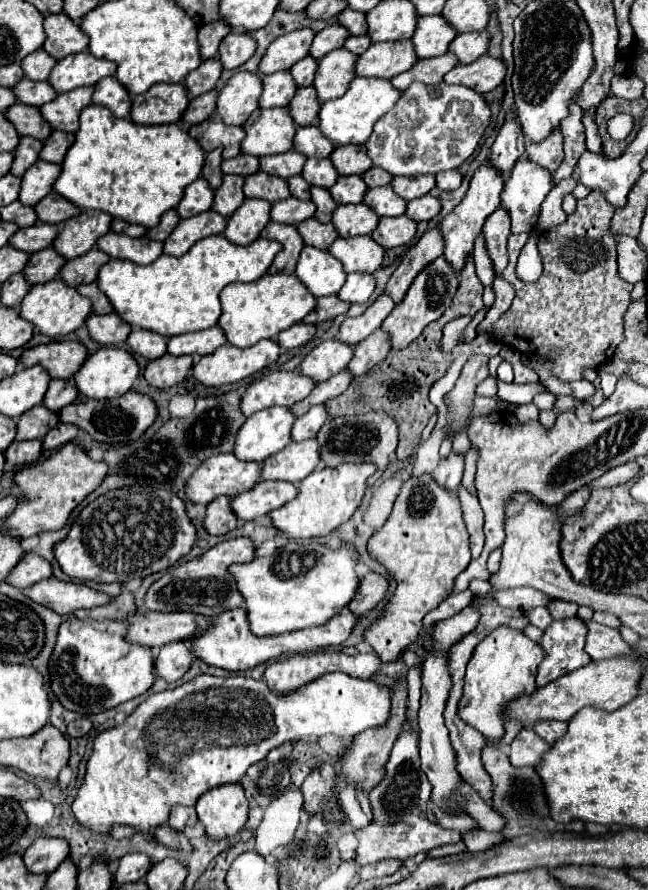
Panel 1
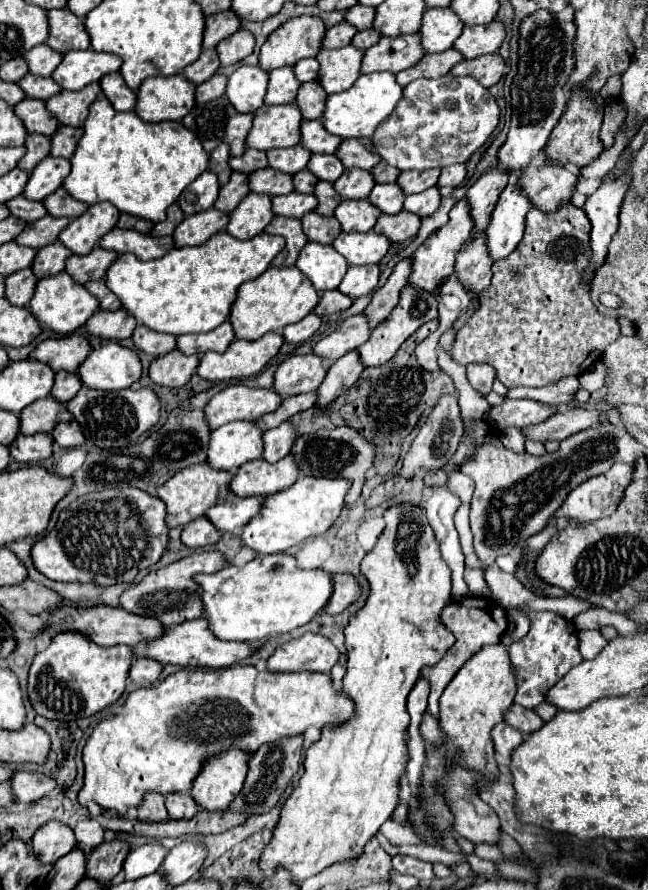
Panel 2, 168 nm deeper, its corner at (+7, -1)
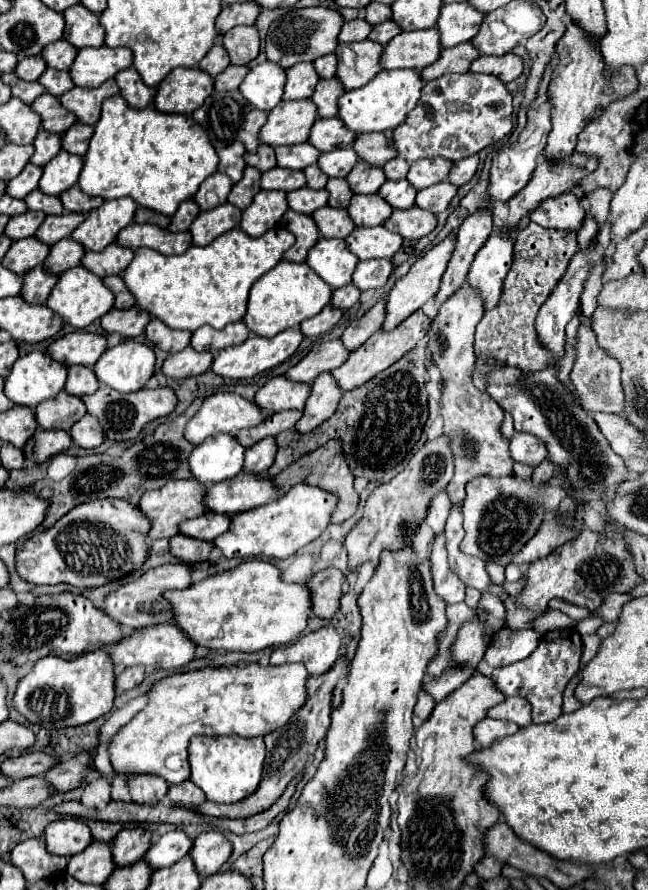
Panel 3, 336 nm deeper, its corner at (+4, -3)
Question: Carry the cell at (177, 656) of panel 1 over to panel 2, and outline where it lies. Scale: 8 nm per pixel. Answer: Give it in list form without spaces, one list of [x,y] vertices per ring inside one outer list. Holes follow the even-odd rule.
[[[148,657],[136,659],[132,663],[132,667],[130,667],[130,679],[138,687],[150,687],[150,685],[154,685],[158,681],[162,669],[164,669],[164,665],[156,663],[156,661],[150,661]]]

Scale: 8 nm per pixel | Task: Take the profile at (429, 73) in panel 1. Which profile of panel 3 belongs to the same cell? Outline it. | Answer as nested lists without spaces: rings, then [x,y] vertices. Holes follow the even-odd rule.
[[[467,41],[467,43],[459,45],[459,47],[449,47],[447,51],[441,53],[441,57],[435,63],[427,65],[421,71],[421,77],[423,77],[423,81],[431,81],[431,79],[437,79],[437,77],[441,77],[445,73],[467,73],[471,63],[479,55],[481,55],[479,49],[471,41]]]

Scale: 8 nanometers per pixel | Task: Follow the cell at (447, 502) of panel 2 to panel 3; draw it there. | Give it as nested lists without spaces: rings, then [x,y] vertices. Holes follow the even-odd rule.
[[[437,535],[431,545],[431,575],[433,575],[433,587],[435,593],[447,603],[461,603],[465,599],[465,585],[447,565],[447,551],[443,545],[443,535]]]

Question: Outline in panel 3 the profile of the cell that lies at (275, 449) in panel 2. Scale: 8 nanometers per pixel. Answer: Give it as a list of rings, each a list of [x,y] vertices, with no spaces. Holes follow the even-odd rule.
[[[261,439],[259,443],[255,443],[255,447],[247,447],[245,449],[245,471],[247,473],[263,473],[267,471],[273,461],[275,461],[275,439]]]

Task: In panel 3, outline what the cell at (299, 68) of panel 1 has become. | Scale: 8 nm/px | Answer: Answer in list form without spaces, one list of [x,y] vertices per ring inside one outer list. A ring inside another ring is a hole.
[[[331,53],[331,55],[319,57],[313,65],[315,65],[315,69],[317,69],[317,73],[319,73],[321,79],[329,79],[329,77],[335,77],[337,63],[339,63],[339,59],[335,59],[335,53]]]

